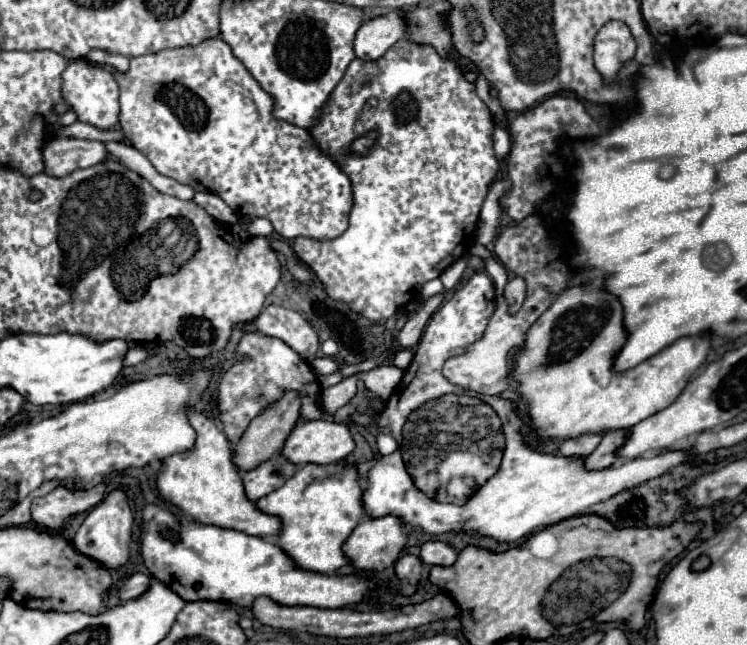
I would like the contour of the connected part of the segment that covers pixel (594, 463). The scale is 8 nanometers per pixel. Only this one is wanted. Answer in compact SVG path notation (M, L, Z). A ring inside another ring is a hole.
M612 430L606 432L602 442L598 444L598 448L584 458L584 468L586 470L604 470L608 466L612 466L612 462L616 460L616 450L618 446L622 446L622 442L626 440L626 430Z

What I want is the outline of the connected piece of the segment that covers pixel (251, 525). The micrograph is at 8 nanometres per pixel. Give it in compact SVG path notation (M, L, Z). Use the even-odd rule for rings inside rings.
M188 412L188 420L198 434L196 444L188 452L174 454L162 460L162 470L156 480L160 496L188 512L200 524L230 528L260 538L276 536L280 530L278 518L260 512L256 504L246 498L240 474L232 462L230 444L226 442L222 430L200 412Z

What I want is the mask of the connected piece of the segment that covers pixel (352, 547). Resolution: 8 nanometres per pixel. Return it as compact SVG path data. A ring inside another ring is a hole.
M394 516L364 518L352 530L348 540L344 542L342 552L344 552L344 556L348 556L348 560L354 568L366 570L366 572L382 572L398 560L404 542L406 542L406 526L398 518L394 518Z

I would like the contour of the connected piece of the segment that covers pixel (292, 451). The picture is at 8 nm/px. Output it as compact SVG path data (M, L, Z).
M314 420L300 422L286 444L282 456L292 464L334 464L354 450L354 440L346 424Z

